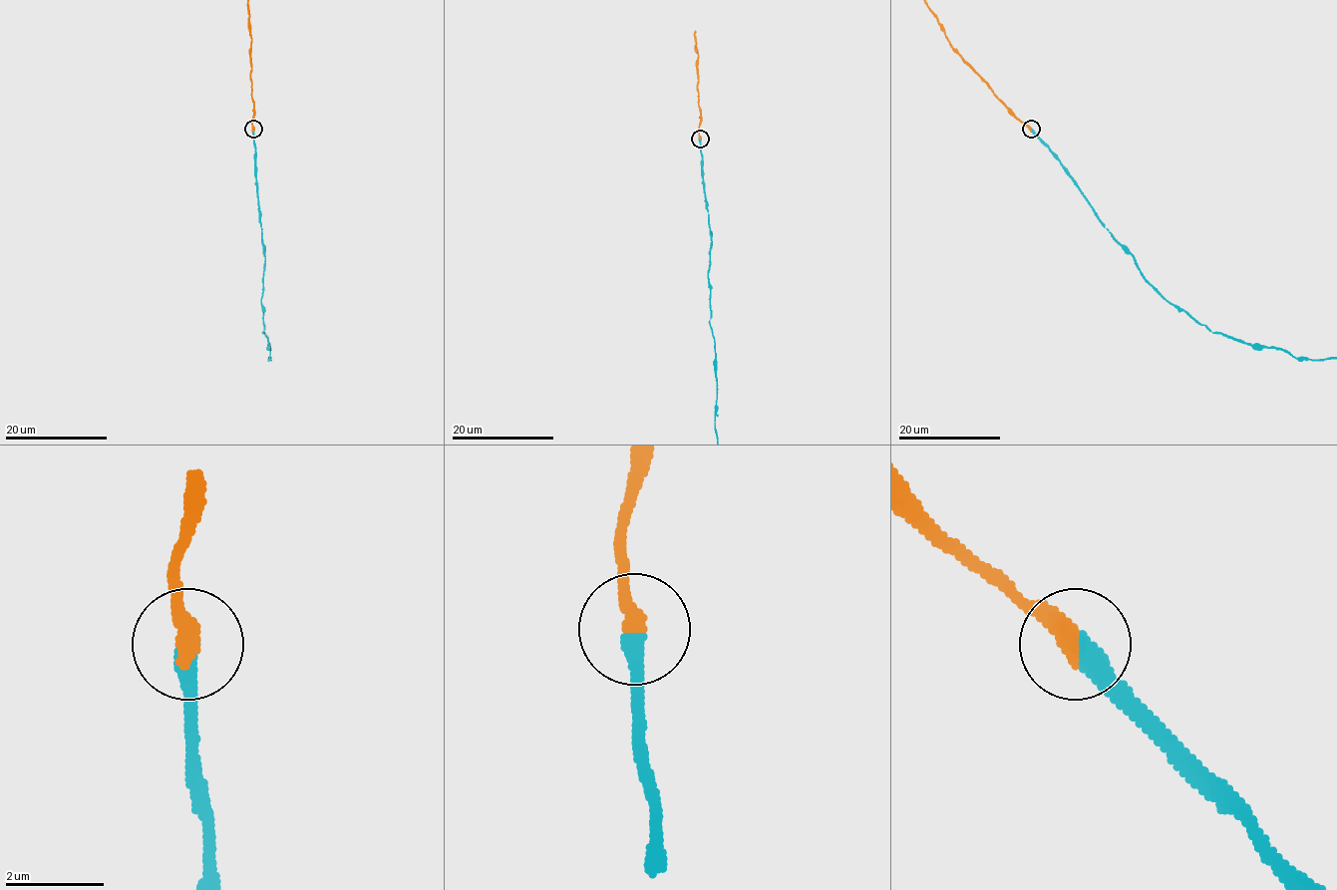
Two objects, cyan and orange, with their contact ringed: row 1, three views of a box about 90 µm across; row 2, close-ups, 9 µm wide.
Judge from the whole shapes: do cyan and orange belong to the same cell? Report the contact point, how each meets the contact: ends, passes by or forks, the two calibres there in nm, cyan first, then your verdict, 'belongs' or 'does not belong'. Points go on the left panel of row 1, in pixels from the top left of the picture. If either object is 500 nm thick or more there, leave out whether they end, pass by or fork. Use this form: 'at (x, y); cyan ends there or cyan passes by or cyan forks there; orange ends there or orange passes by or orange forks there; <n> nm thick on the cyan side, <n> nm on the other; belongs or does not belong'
at (253, 129); cyan ends there; orange ends there; 440 nm thick on the cyan side, 420 nm on the other; belongs

